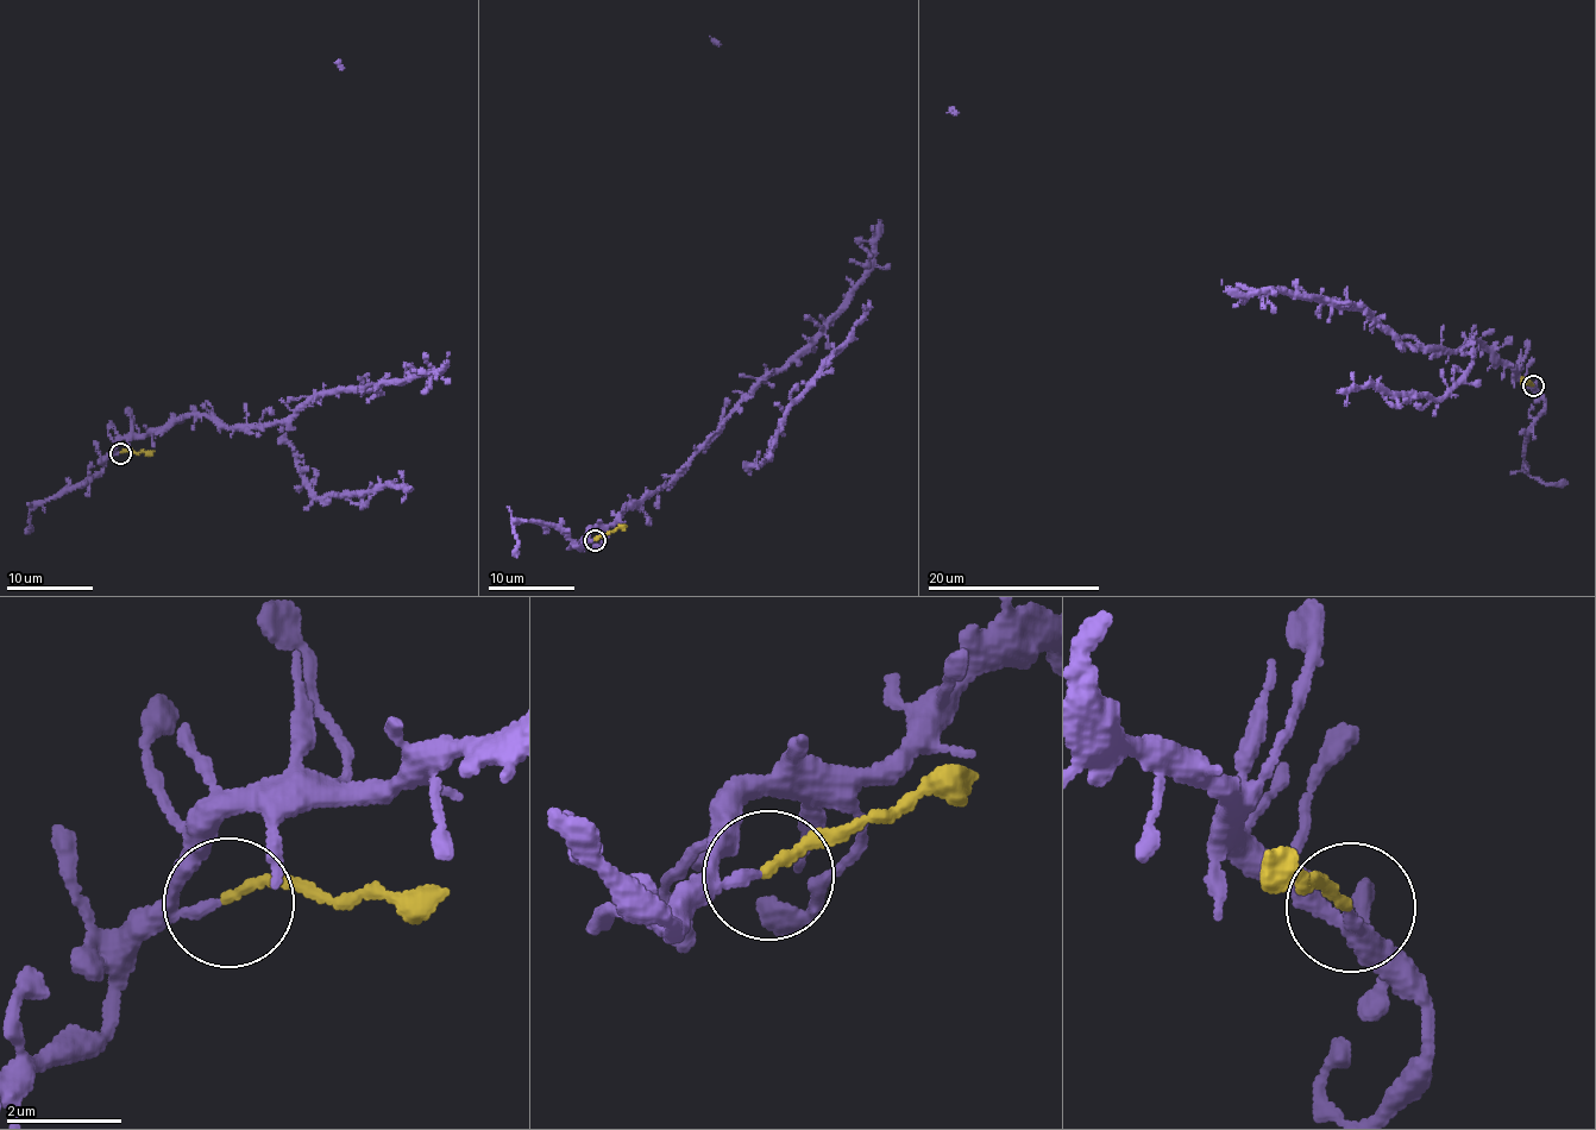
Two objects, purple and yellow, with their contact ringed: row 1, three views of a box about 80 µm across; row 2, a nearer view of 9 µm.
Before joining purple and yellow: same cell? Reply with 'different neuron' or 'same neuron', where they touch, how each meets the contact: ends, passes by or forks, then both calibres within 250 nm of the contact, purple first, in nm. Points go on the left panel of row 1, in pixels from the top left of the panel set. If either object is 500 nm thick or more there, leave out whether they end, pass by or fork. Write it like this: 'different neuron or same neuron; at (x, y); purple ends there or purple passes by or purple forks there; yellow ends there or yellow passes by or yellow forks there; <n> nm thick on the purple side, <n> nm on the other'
different neuron; at (120, 453); purple passes by; yellow ends there; 120 nm thick on the purple side, 170 nm on the other

